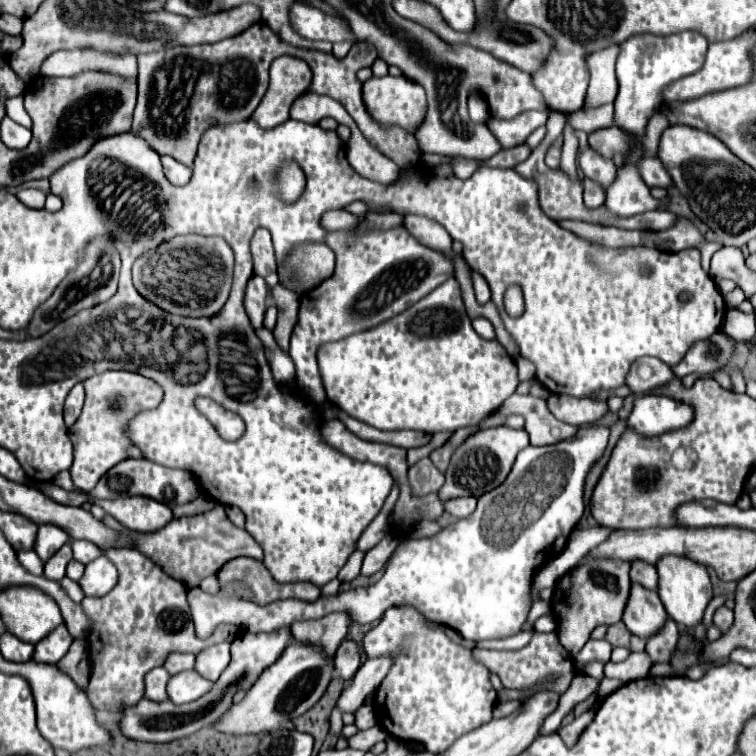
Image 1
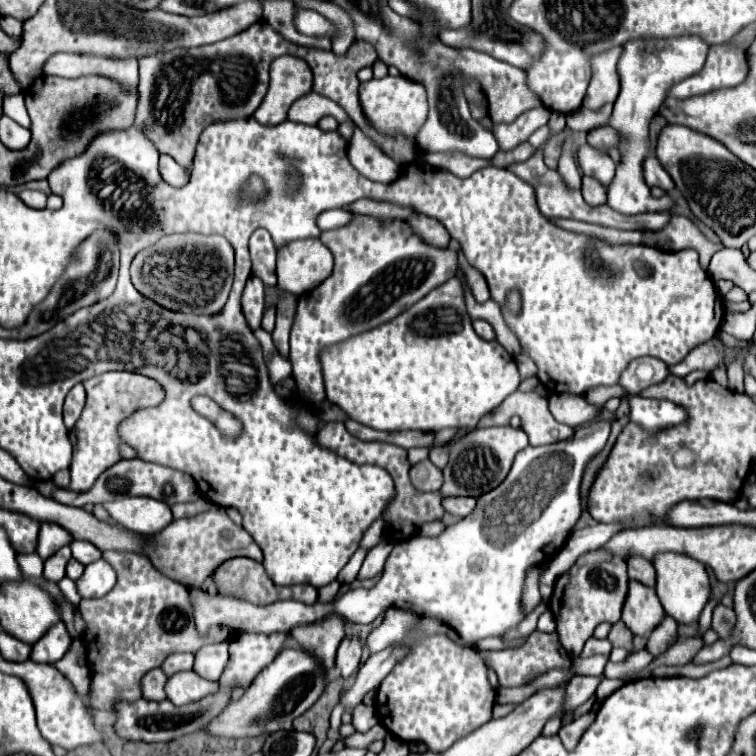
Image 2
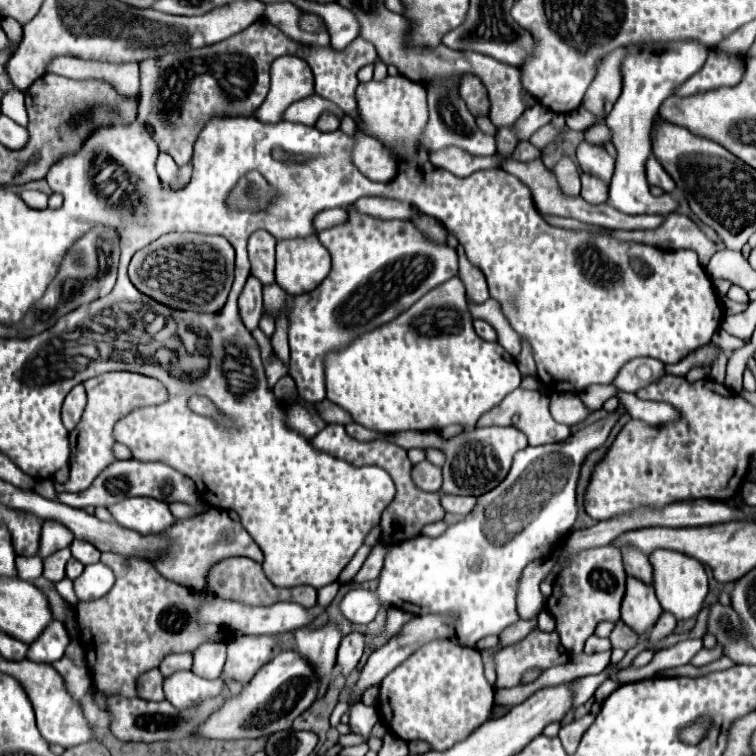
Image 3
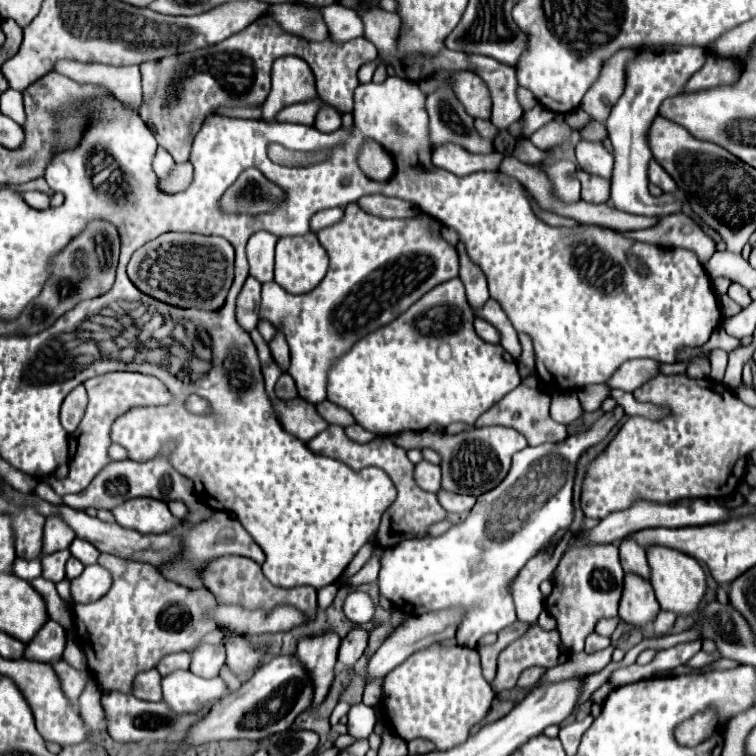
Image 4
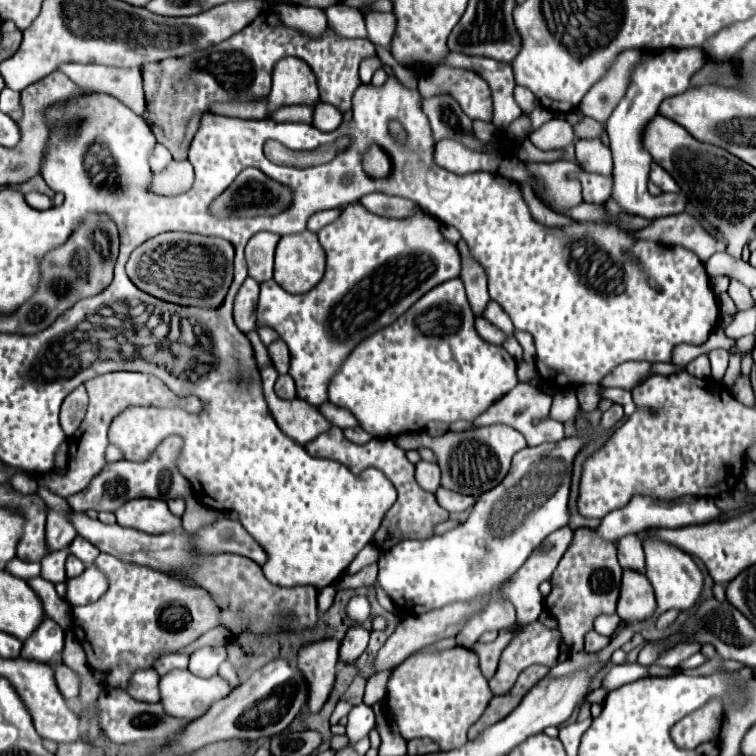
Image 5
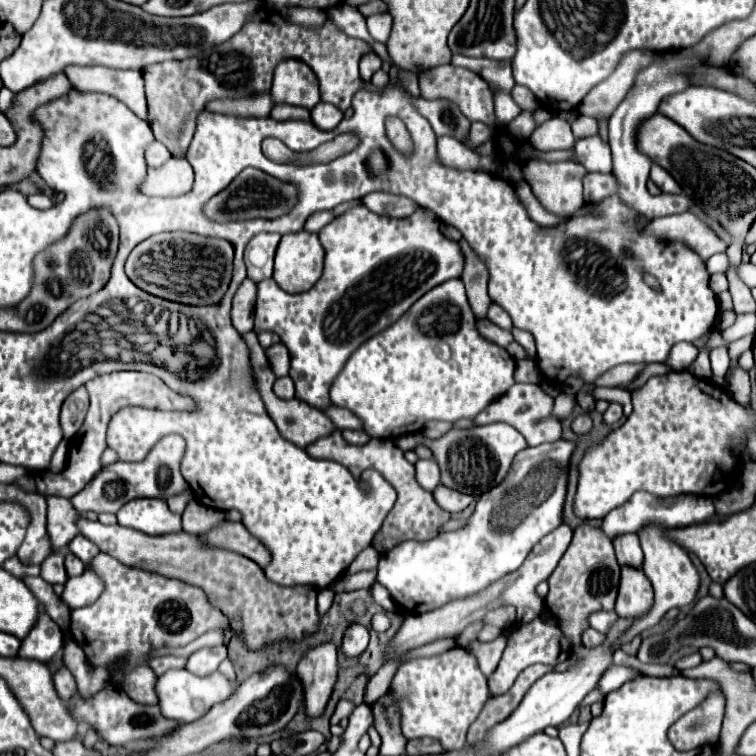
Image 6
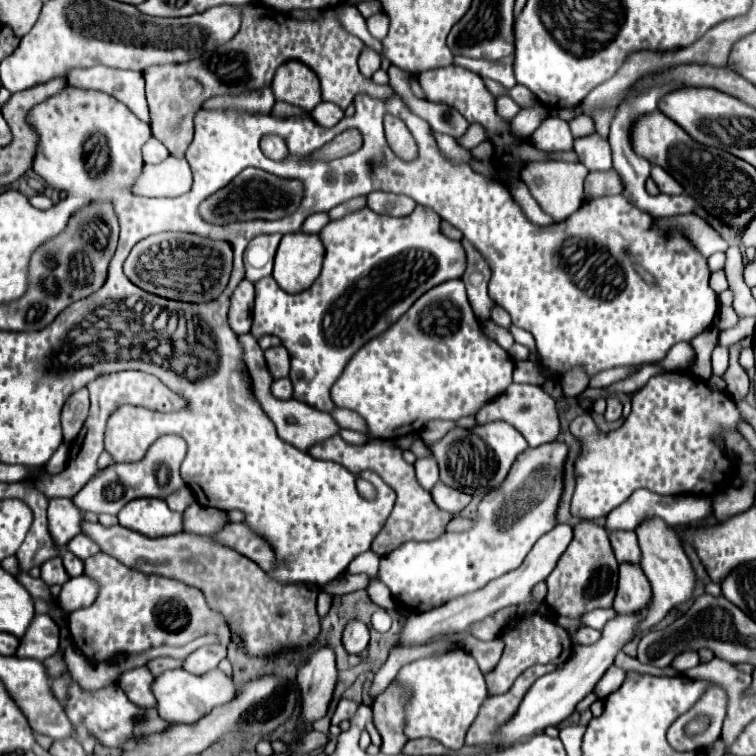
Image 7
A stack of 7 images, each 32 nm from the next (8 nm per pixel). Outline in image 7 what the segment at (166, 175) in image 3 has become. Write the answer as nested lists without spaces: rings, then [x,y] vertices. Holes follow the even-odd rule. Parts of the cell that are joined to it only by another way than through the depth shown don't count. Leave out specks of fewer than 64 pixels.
[[[150,138],[150,142],[144,146],[144,162],[146,164],[160,164],[162,160],[166,160],[170,156],[170,152],[166,150],[166,146],[162,142],[158,142],[156,138]]]

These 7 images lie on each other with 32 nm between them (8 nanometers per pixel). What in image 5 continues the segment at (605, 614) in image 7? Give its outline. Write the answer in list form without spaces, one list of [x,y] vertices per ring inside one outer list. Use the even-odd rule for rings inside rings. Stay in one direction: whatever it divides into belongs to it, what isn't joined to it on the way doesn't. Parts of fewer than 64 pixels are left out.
[[[614,614],[614,616],[598,616],[596,618],[596,624],[594,624],[594,630],[598,634],[604,634],[604,636],[612,636],[614,630],[618,628],[620,624],[620,618]]]

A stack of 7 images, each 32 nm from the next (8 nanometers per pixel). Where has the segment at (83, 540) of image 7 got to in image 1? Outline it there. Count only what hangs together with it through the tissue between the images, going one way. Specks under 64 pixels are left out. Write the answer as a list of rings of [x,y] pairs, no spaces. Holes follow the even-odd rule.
[[[72,540],[70,546],[72,546],[72,552],[74,552],[74,558],[76,558],[78,562],[82,562],[82,564],[88,564],[88,562],[92,562],[96,556],[102,554],[100,548],[98,548],[96,544],[88,542],[88,540]]]

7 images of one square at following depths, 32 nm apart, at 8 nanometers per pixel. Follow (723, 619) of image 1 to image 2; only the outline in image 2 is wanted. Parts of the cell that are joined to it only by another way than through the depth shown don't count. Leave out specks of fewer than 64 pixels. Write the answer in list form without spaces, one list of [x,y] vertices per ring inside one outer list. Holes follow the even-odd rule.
[[[724,604],[714,608],[714,630],[720,634],[720,638],[726,638],[730,634],[730,630],[734,628],[736,622],[736,614],[732,608],[726,608]]]

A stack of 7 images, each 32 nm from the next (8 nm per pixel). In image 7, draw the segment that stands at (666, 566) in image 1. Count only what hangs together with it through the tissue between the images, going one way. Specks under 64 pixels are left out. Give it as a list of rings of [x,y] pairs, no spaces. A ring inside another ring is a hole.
[[[652,520],[652,524],[644,524],[644,528],[640,528],[640,532],[636,532],[636,534],[638,534],[640,550],[642,550],[640,568],[644,570],[646,578],[650,580],[652,594],[654,594],[648,614],[638,624],[636,635],[640,635],[648,628],[656,626],[674,606],[686,604],[688,600],[692,600],[694,586],[696,586],[696,572],[682,548],[680,540],[676,540],[674,530],[670,530],[666,524],[660,524],[660,520]]]

